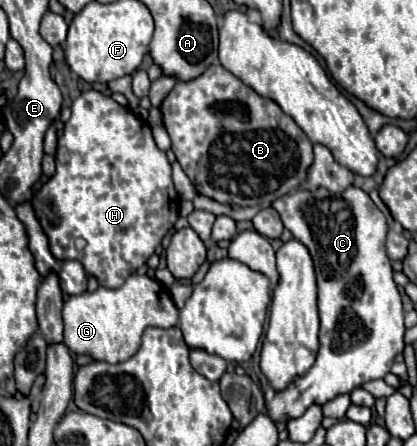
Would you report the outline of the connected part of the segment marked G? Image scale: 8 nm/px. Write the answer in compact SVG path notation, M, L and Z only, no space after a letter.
M130 275L120 289L98 287L94 293L82 293L70 297L62 309L64 317L64 345L76 353L88 353L96 361L120 363L130 359L138 347L144 329L150 327L174 327L178 325L178 309L170 297L170 291L156 279Z

